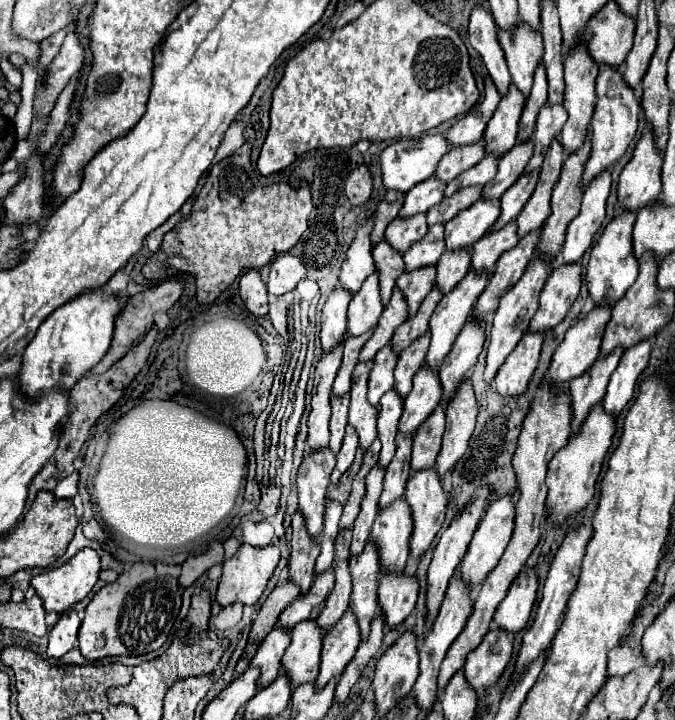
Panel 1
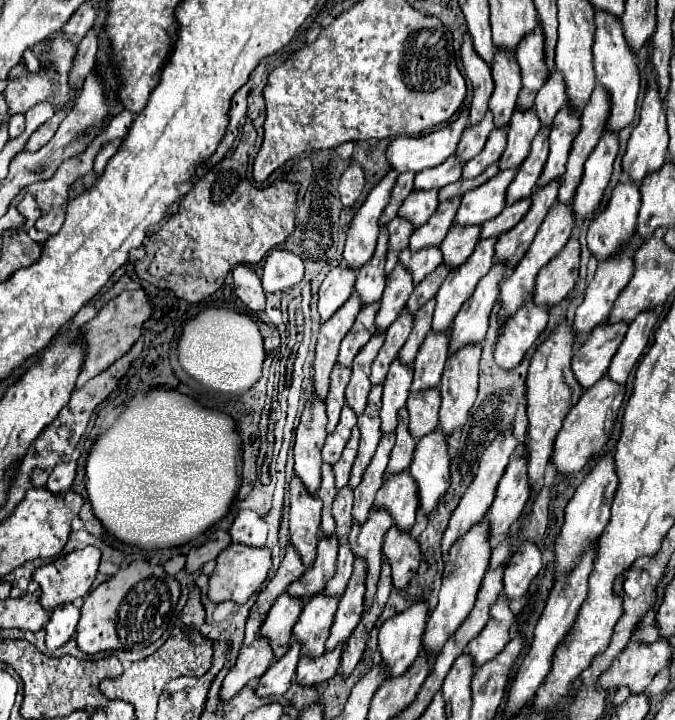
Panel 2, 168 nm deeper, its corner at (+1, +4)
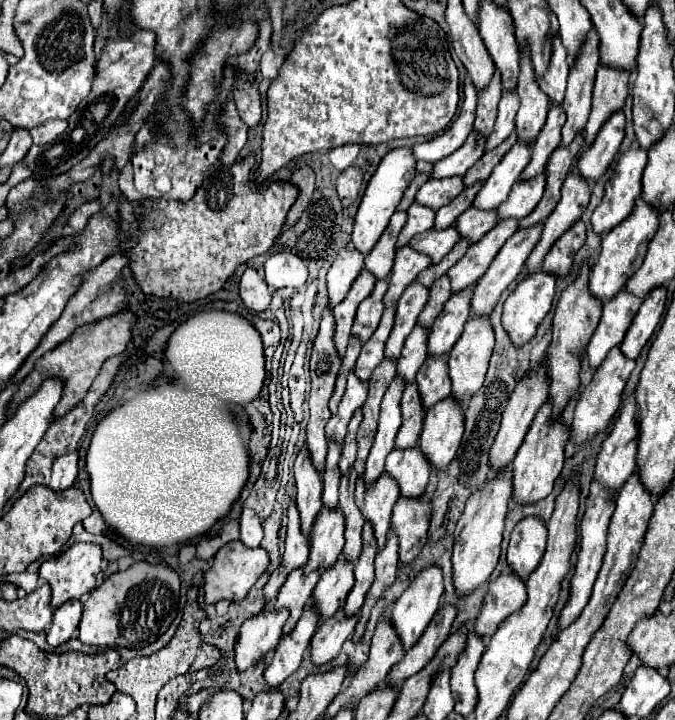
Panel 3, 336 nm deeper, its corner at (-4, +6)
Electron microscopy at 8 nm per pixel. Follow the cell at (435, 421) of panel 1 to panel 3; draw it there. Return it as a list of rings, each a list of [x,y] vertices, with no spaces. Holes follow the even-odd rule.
[[[429,354],[423,366],[419,368],[415,380],[419,384],[425,410],[429,410],[435,402],[447,398],[451,394],[451,380],[447,374],[447,354],[443,354],[443,358],[431,358]]]

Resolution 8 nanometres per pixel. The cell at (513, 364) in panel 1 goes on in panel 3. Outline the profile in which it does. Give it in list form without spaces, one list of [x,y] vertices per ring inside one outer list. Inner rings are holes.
[[[543,270],[523,278],[507,296],[503,306],[503,326],[515,344],[535,336],[539,322],[547,316],[555,296],[555,276]]]

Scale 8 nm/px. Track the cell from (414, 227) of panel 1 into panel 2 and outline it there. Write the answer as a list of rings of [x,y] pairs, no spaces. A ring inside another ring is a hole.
[[[438,190],[410,192],[398,210],[398,216],[408,220],[412,226],[424,226],[438,206]]]

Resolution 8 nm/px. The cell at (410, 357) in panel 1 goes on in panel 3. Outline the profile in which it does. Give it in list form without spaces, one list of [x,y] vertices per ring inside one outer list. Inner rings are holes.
[[[447,274],[443,278],[437,278],[437,282],[433,282],[433,286],[431,286],[429,300],[427,300],[423,312],[419,314],[419,320],[417,322],[423,324],[423,326],[427,326],[427,328],[431,328],[433,322],[435,322],[435,318],[443,310],[445,302],[451,298],[451,294],[453,294],[451,292],[451,280],[447,278]]]

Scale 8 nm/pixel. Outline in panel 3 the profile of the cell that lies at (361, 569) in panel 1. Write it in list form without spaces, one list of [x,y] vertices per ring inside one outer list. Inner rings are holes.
[[[387,472],[381,474],[371,486],[363,482],[363,476],[357,478],[355,502],[363,512],[365,520],[373,524],[379,548],[383,548],[385,544],[385,536],[391,526],[391,510],[397,498],[399,498],[399,484]]]

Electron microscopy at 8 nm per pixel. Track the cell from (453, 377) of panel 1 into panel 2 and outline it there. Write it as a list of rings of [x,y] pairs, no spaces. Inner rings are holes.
[[[494,264],[476,286],[474,294],[464,302],[450,328],[450,352],[456,352],[464,346],[480,344],[484,340],[488,330],[488,318],[498,298],[498,284],[500,280],[504,280],[506,272],[506,266],[502,268],[502,264]]]

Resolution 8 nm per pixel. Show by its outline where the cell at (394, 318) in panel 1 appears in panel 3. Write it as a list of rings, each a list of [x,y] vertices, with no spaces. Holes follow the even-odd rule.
[[[403,246],[397,250],[395,256],[395,266],[393,266],[393,274],[391,274],[389,282],[389,290],[385,294],[385,306],[395,304],[403,290],[417,278],[417,274],[421,270],[425,270],[431,264],[431,258],[427,258],[427,254],[419,254],[417,250],[411,250],[411,246]]]

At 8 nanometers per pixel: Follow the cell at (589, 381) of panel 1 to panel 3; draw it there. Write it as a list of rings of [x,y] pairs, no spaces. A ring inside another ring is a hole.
[[[621,290],[617,296],[603,304],[601,322],[591,336],[591,342],[587,344],[587,360],[591,368],[597,368],[605,360],[609,350],[623,342],[625,332],[641,302],[641,298],[635,298],[627,294],[627,290]]]

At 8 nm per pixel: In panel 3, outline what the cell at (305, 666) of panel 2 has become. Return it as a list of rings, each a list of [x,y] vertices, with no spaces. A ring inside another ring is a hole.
[[[343,608],[339,610],[339,614],[335,614],[335,618],[327,618],[327,622],[321,622],[311,638],[311,660],[317,666],[333,660],[339,654],[343,642],[353,634],[355,624],[357,614],[345,616]]]

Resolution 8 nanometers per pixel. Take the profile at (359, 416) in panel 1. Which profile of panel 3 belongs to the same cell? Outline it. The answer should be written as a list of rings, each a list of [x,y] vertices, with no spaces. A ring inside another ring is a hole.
[[[389,306],[385,308],[383,312],[383,318],[377,326],[377,330],[373,332],[373,336],[363,344],[363,350],[357,358],[357,364],[355,364],[355,374],[361,378],[361,380],[369,380],[375,366],[383,360],[383,350],[385,350],[385,342],[391,334],[391,328],[393,328],[393,320],[395,320],[395,310],[397,306]]]

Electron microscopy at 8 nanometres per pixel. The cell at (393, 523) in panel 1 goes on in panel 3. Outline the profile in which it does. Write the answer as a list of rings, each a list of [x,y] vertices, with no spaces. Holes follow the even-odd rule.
[[[415,446],[411,450],[391,450],[387,456],[387,474],[399,482],[401,496],[421,496],[429,482],[433,466],[423,458],[423,452]]]

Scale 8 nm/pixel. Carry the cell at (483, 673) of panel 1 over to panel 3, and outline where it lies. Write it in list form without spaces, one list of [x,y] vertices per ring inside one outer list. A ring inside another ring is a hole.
[[[501,574],[497,580],[489,584],[489,592],[483,598],[483,606],[475,620],[475,632],[489,640],[499,624],[517,612],[527,600],[525,594],[525,582],[515,574]]]

